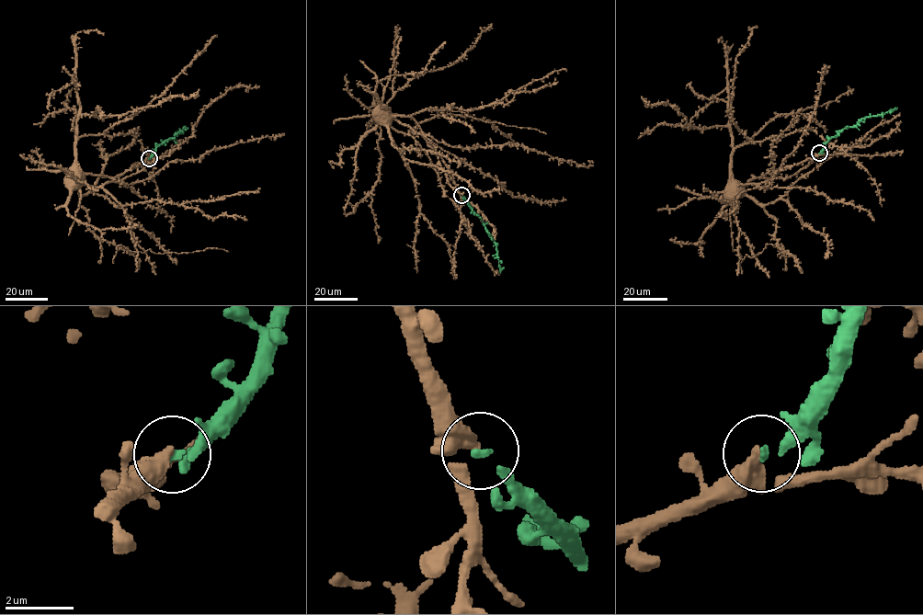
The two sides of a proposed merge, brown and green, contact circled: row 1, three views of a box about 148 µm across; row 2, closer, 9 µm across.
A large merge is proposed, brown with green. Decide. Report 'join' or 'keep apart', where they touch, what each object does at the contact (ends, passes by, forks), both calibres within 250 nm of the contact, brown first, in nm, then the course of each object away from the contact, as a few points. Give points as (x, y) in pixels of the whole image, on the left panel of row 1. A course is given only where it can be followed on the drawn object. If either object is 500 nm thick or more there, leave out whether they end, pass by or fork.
join; place (149, 158); brown ends; green ends; calibres 400 and 200 nm; course brown (149, 158), (115, 176), (73, 174); course green (149, 158), (154, 149), (181, 131), (185, 126)

